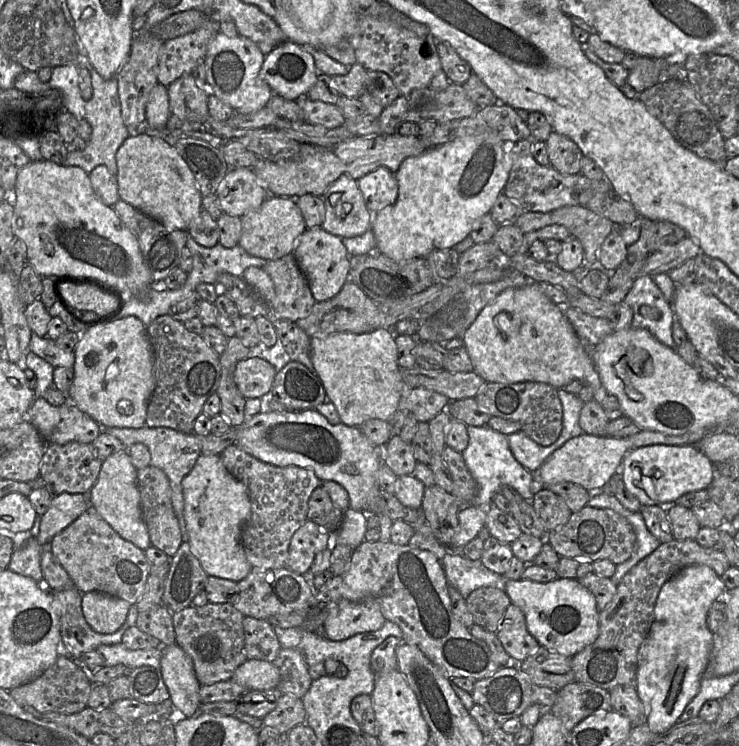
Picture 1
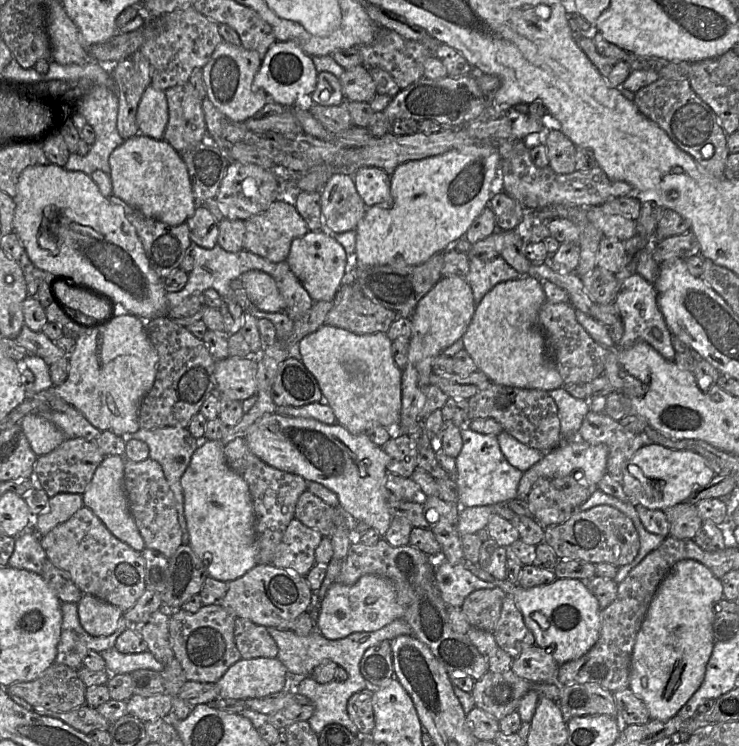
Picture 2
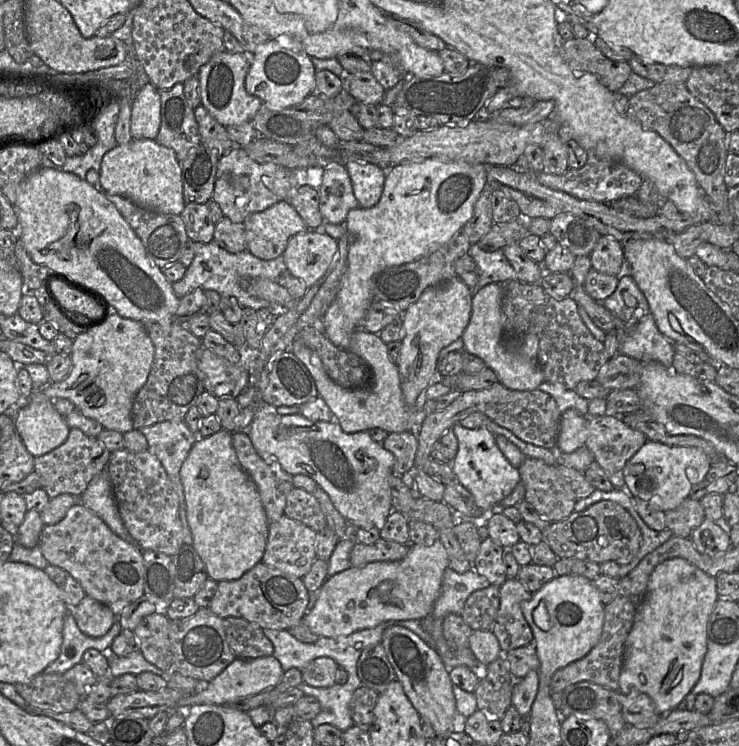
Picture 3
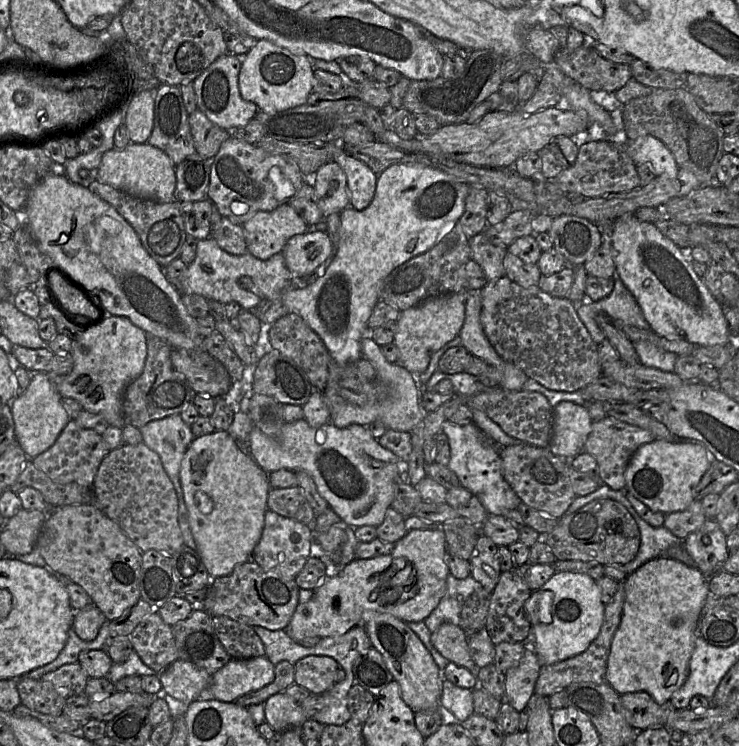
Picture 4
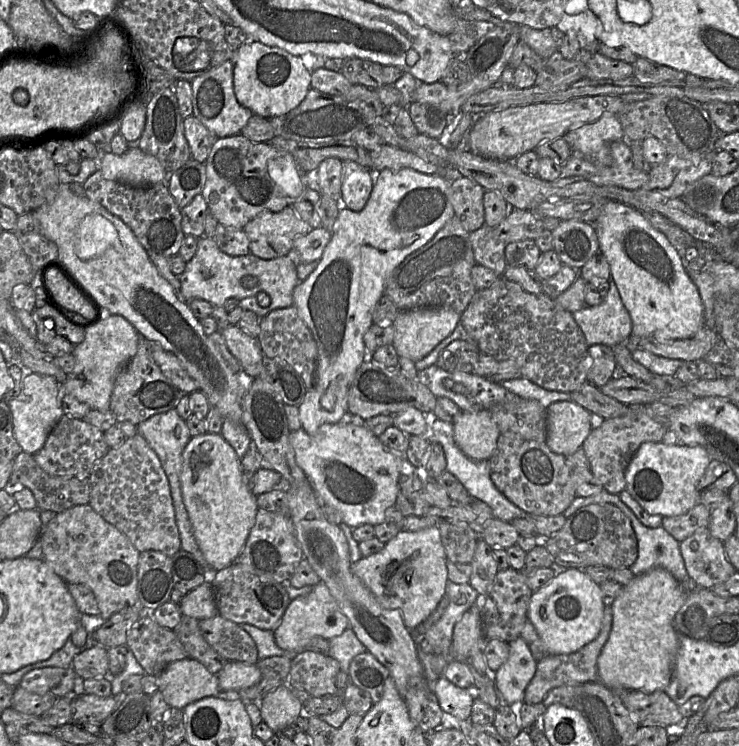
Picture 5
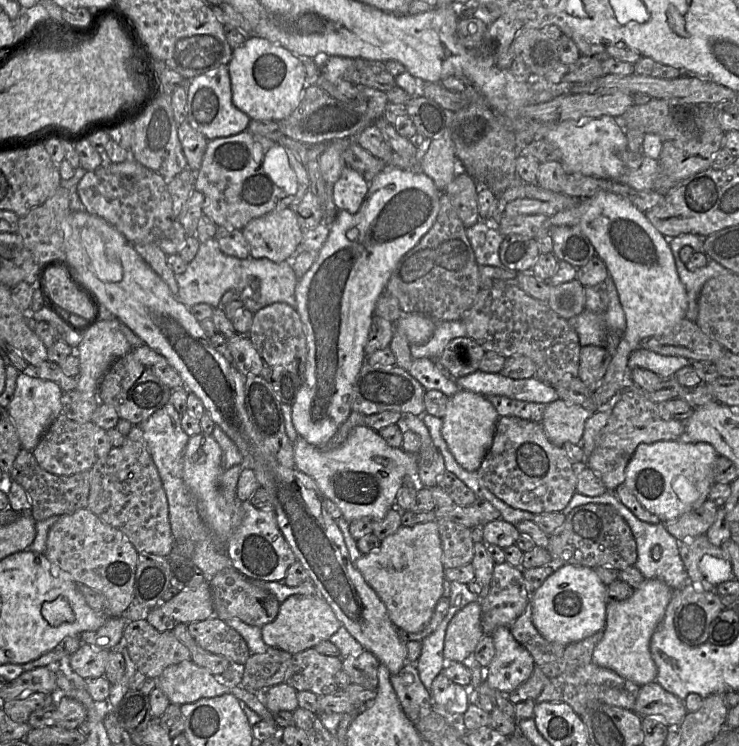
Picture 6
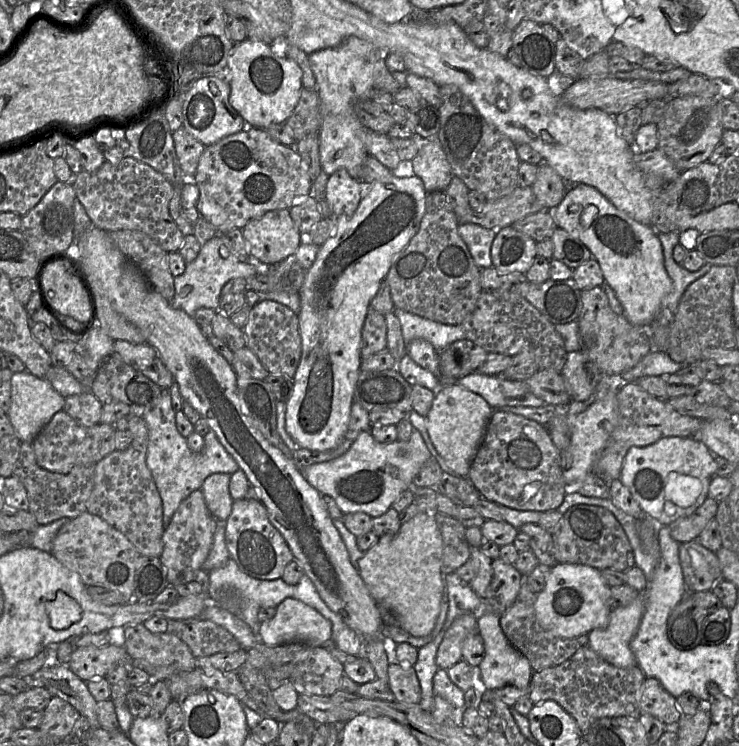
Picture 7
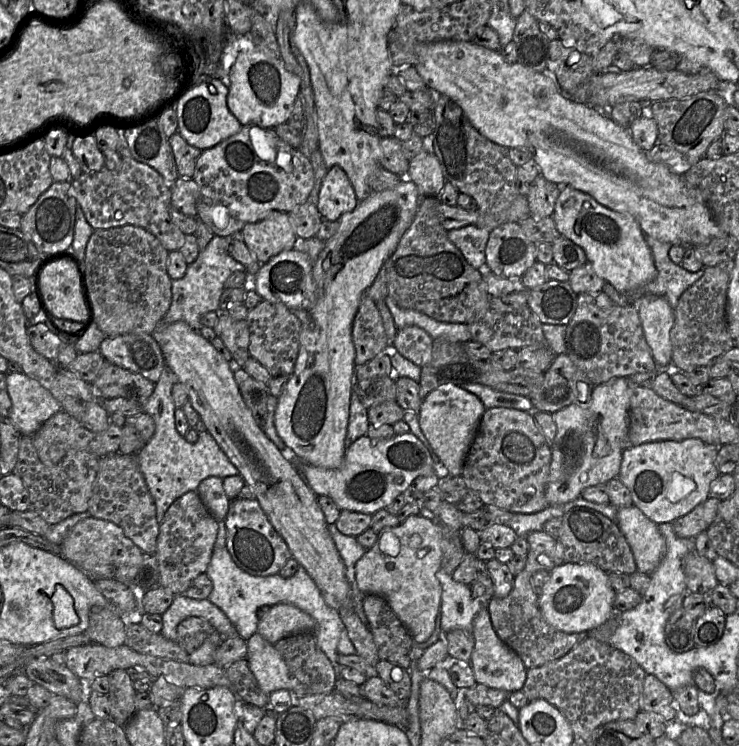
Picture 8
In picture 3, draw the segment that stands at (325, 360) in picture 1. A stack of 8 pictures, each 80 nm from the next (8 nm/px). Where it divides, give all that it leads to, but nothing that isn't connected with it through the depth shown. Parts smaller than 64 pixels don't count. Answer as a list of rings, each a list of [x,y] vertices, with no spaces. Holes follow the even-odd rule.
[[[360,328],[351,335],[348,350],[362,358],[371,369],[371,380],[364,387],[343,388],[337,385],[328,376],[315,352],[296,338],[292,344],[293,353],[309,370],[315,382],[318,396],[326,402],[344,432],[368,431],[374,427],[380,427],[388,433],[413,431],[415,420],[420,415],[415,409],[409,409],[404,402],[399,370],[397,364],[389,359],[387,344],[381,340],[378,334]]]

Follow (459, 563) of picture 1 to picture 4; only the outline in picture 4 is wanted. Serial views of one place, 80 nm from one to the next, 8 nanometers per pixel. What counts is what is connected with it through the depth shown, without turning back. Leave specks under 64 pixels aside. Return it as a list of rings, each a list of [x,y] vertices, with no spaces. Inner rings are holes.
[[[449,574],[446,580],[444,597],[433,612],[424,620],[431,634],[445,622],[460,626],[461,612],[465,601],[479,589],[483,589],[483,587],[473,576],[470,575],[465,579],[457,579]]]

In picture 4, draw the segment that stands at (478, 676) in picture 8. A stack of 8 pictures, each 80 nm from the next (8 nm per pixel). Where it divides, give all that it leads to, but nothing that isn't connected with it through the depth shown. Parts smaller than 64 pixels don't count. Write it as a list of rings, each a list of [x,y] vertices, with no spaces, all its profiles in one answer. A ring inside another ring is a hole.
[[[531,624],[525,651],[519,664],[505,672],[505,699],[515,710],[524,709],[534,694],[535,683],[539,676],[540,662],[534,652]]]

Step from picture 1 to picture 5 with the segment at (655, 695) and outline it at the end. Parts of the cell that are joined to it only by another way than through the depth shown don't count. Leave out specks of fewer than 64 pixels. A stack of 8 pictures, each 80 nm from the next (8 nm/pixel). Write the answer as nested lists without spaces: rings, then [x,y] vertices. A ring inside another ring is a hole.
[[[654,568],[637,575],[623,586],[619,596],[611,604],[612,628],[597,659],[601,683],[614,692],[654,692],[666,689],[679,647],[673,619],[689,592],[663,568]]]

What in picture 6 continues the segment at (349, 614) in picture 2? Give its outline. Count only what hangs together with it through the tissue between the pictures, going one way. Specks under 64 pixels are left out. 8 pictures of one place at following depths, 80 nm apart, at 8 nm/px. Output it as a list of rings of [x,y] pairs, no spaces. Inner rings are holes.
[[[432,521],[411,527],[401,525],[396,533],[383,539],[379,547],[362,555],[354,565],[386,606],[393,624],[404,632],[418,633],[430,621],[443,594],[445,568],[442,556],[442,543],[438,526],[436,522]],[[319,594],[291,595],[279,608],[277,617],[261,627],[262,639],[269,647],[275,647],[291,654],[312,648],[329,640],[342,623],[337,619],[326,600]]]

